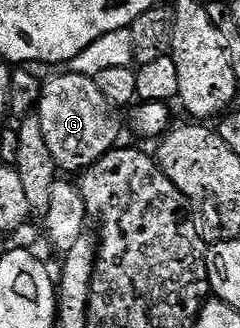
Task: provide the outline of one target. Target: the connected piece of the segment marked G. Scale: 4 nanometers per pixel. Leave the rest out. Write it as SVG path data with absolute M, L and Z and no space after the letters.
M60 72L57 78L47 79L43 83L38 117L42 124L42 136L46 136L46 144L50 147L50 156L54 156L56 165L61 171L83 172L119 143L116 141L120 138L120 122L116 119L116 114L117 111L108 103L106 96L98 92L95 77Z

